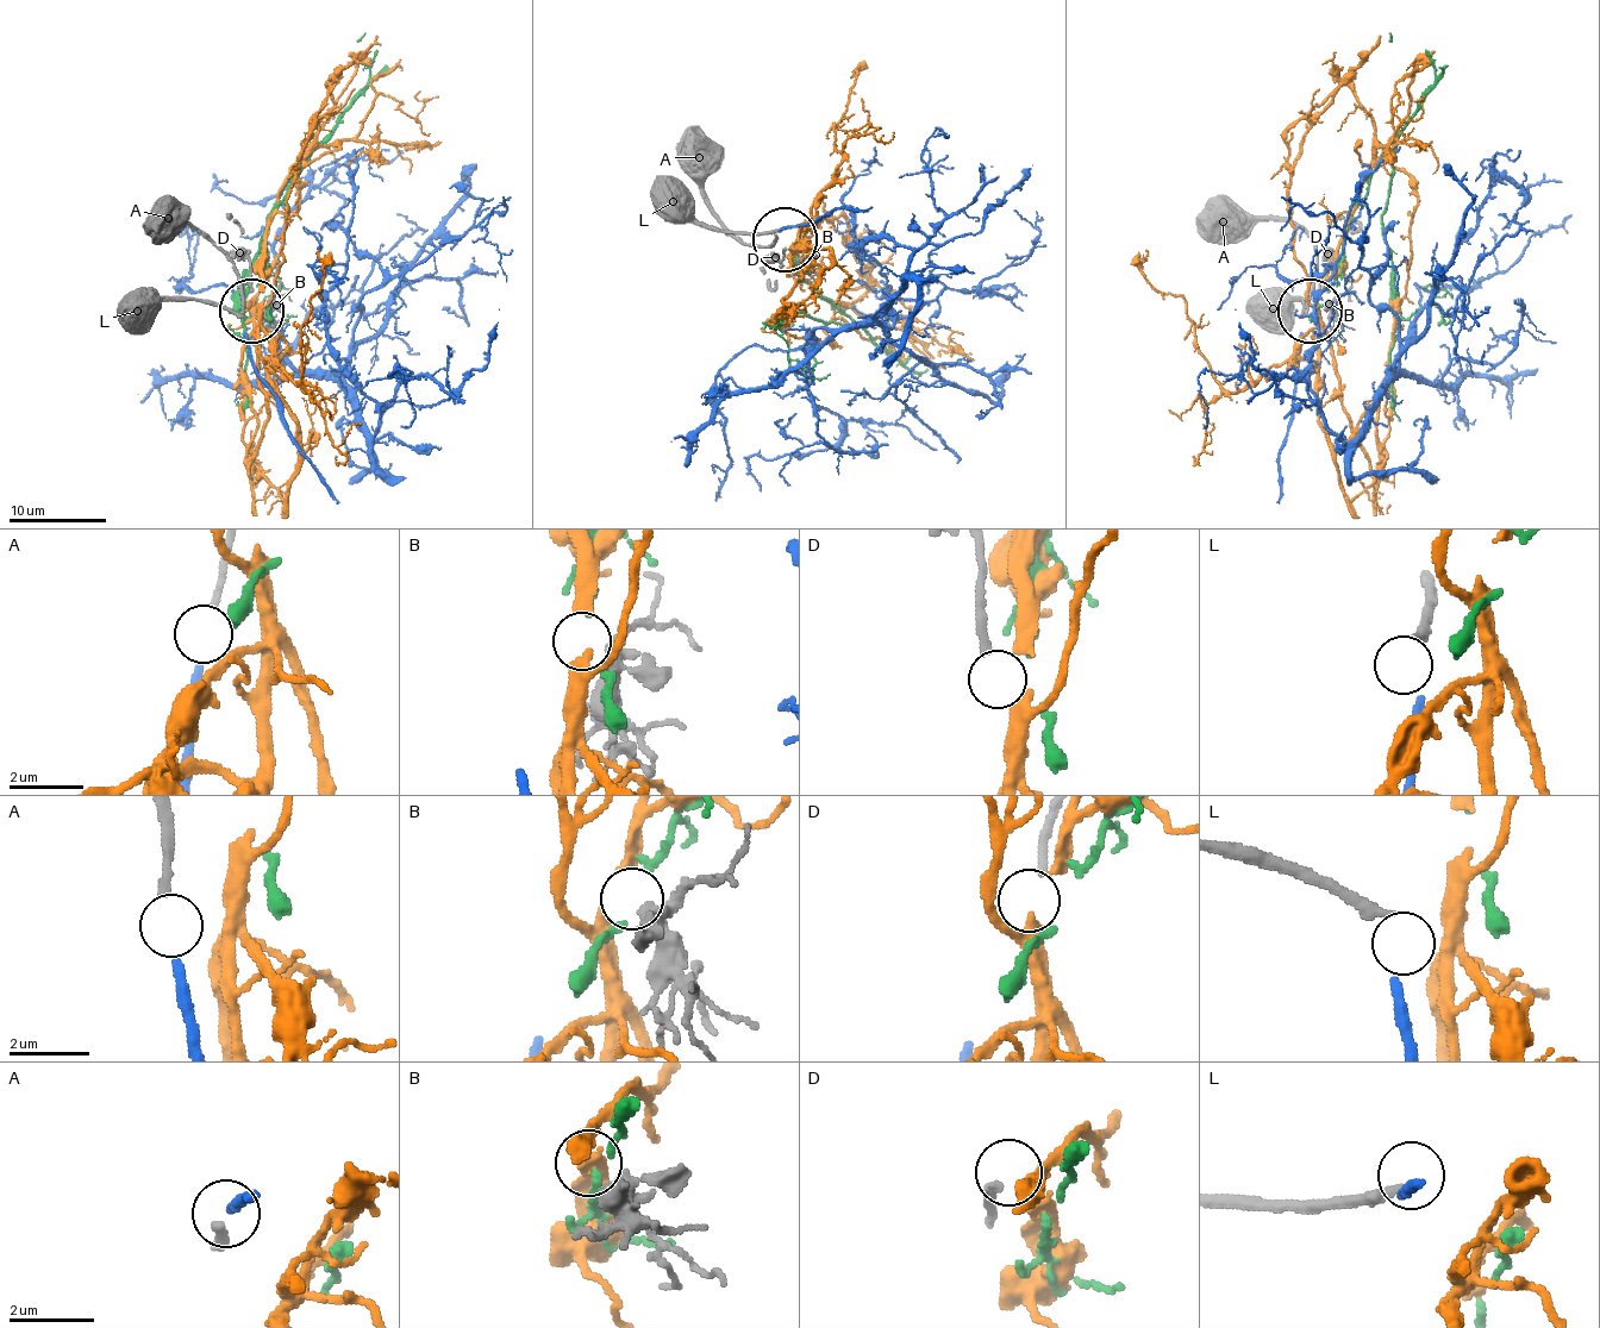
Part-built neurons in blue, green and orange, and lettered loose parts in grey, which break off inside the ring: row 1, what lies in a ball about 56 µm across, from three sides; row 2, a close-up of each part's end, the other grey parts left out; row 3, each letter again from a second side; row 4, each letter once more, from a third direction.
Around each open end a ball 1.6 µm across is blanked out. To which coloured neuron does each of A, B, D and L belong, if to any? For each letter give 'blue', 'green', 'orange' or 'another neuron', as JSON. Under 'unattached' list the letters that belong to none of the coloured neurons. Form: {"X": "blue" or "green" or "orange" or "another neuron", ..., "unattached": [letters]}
{"A": "blue", "B": "orange", "D": "another neuron", "L": "another neuron", "unattached": ["D", "L"]}

